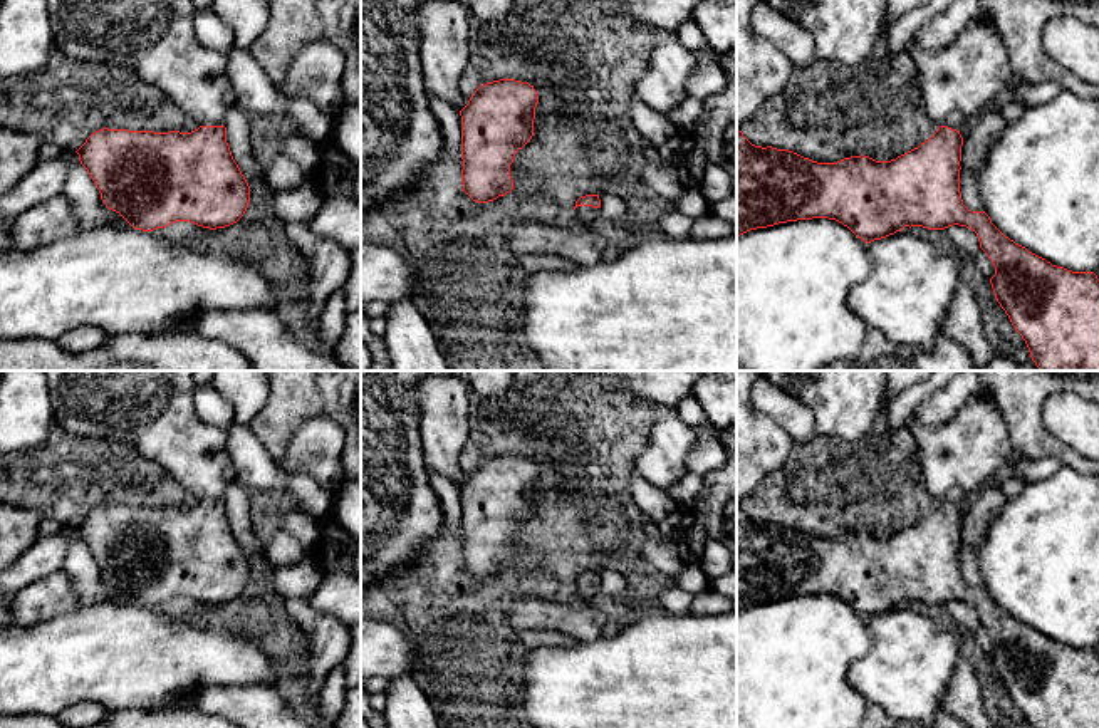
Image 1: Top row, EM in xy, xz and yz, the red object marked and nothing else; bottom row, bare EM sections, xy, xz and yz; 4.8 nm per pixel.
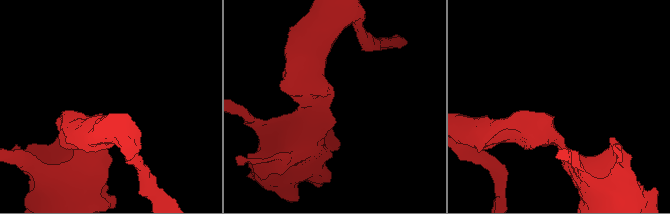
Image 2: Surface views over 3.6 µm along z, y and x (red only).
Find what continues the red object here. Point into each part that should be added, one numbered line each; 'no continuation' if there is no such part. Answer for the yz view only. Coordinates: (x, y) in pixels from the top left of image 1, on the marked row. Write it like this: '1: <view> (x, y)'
1: yz (957, 83)

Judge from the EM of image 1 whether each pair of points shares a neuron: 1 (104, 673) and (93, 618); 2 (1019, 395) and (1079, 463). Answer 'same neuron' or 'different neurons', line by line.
1: same neuron
2: same neuron

